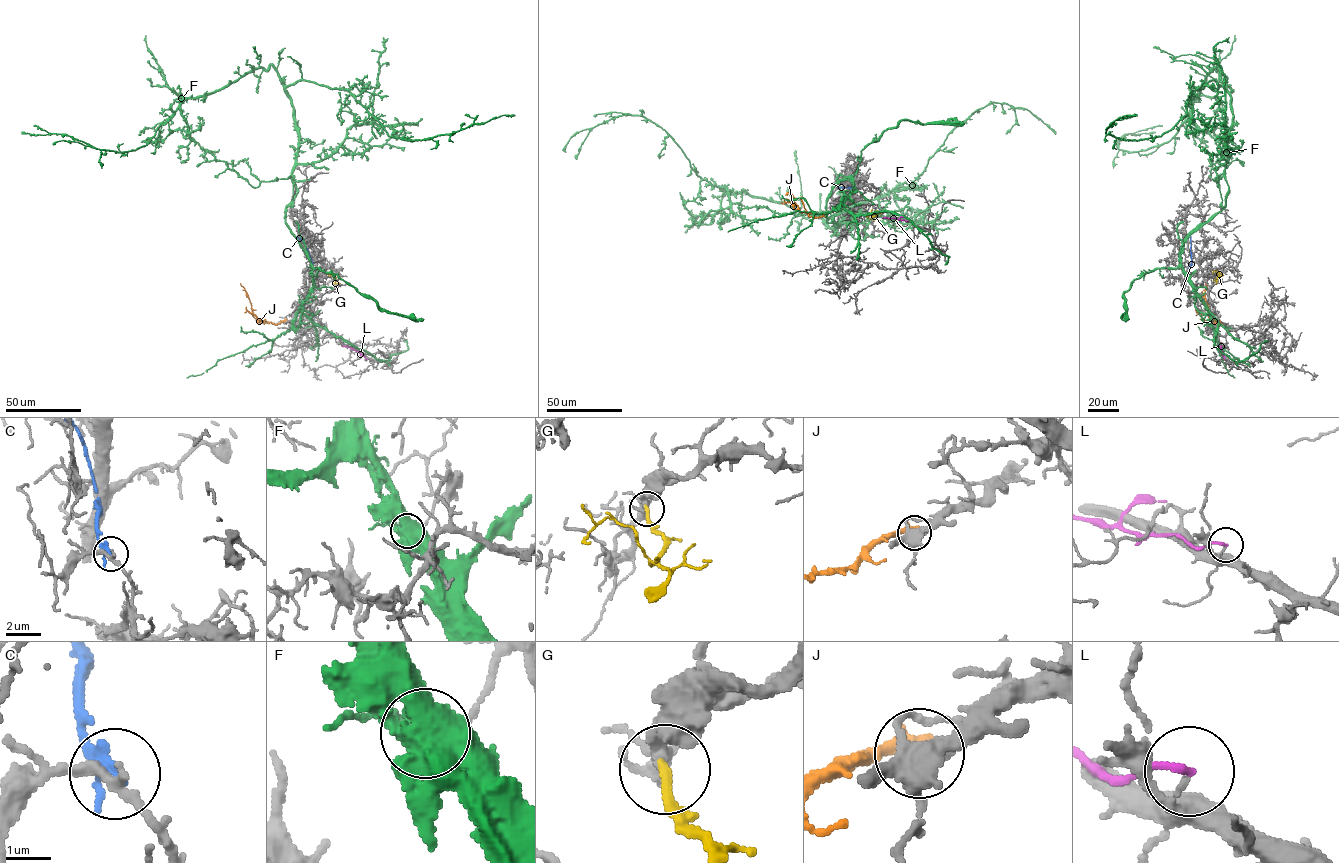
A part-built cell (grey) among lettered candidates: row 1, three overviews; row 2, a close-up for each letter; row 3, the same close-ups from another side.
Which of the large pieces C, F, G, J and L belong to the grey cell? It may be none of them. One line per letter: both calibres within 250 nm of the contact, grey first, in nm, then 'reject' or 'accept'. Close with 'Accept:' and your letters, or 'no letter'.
C: 220 nm thick on the grey side, 280 nm on the other; reject
F: 130 nm thick on the grey side, 150 nm on the other; reject
G: 240 nm thick on the grey side, 240 nm on the other; accept
J: 240 nm thick on the grey side, 420 nm on the other; reject
L: 120 nm thick on the grey side, 170 nm on the other; reject
Accept: G

